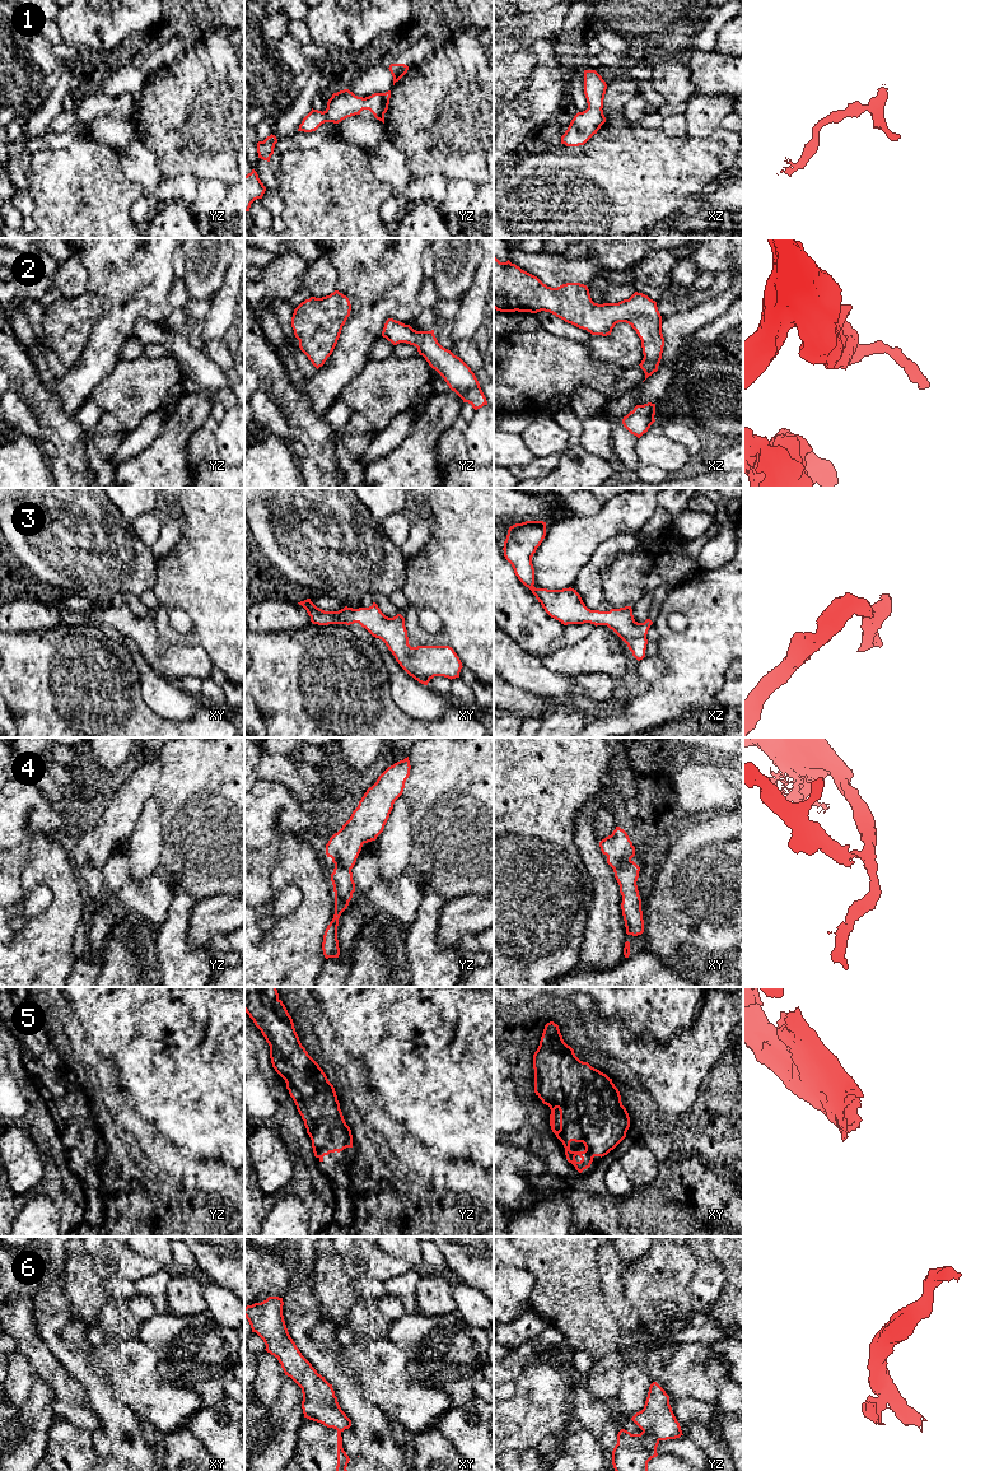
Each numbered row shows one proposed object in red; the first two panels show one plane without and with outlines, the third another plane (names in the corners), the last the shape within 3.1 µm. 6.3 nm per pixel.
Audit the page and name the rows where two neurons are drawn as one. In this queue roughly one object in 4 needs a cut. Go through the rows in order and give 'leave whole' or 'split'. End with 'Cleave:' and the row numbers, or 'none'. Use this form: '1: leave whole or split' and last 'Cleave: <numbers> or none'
1: leave whole
2: leave whole
3: leave whole
4: leave whole
5: leave whole
6: split
Cleave: 6

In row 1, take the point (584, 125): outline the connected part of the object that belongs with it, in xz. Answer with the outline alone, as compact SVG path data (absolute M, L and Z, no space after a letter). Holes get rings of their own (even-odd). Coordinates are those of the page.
M584 70L584 94L588 108L578 112L561 136L566 146L584 145L606 122L603 99L607 84L596 70Z

